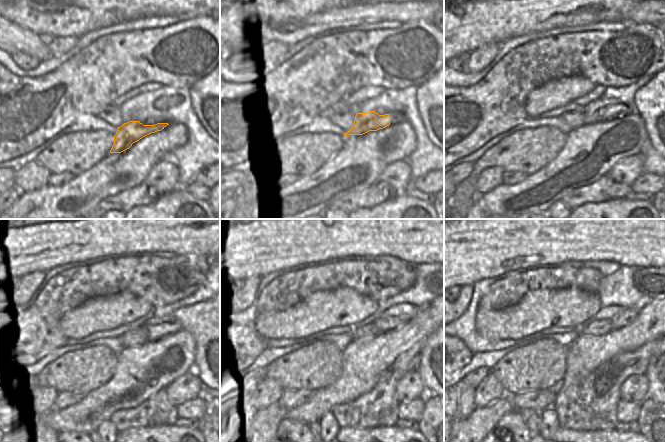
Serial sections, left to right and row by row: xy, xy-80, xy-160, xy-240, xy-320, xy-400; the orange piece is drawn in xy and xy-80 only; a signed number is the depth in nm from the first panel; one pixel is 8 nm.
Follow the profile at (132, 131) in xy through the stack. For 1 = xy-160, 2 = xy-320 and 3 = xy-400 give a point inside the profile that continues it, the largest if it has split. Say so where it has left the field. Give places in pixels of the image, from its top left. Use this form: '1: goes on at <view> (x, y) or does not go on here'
1: goes on at xy-160 (598, 110)
2: goes on at xy-320 (383, 324)
3: goes on at xy-400 (625, 317)

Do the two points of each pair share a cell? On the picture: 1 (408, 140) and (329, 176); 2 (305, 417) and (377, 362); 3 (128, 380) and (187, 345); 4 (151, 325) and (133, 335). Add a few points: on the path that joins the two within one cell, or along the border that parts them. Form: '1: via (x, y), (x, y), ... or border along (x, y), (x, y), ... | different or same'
1: via (388, 145), (372, 151), (349, 170) | same
2: via (323, 400), (343, 390), (359, 374) | same
3: via (142, 368), (167, 346), (172, 344) | same
4: border along (141, 325), (147, 339) | different

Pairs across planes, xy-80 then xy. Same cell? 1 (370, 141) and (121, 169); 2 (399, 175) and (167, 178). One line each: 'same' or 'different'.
1: same
2: same

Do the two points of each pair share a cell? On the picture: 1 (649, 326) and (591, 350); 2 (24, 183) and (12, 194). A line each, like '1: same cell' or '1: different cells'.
1: same cell
2: different cells

